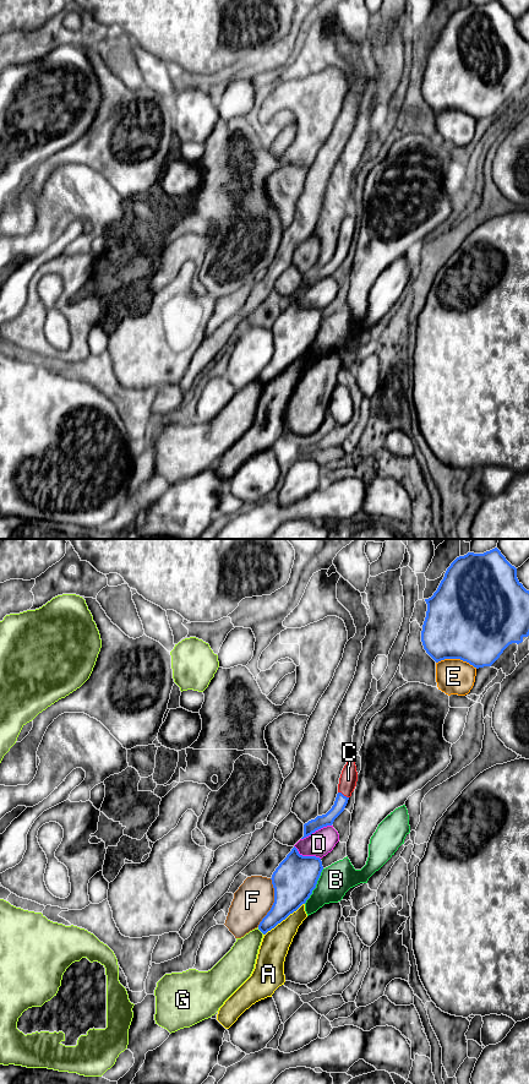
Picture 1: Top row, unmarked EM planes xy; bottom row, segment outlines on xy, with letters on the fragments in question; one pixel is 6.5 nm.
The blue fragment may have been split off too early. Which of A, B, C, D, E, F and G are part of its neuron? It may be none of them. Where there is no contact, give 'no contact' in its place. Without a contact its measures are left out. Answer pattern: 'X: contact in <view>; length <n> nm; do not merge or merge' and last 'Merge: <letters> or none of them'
A: contact in xy; length 340 nm; do not merge
B: contact in xy; length 260 nm; do not merge
C: contact in xy; length 80 nm; merge
D: contact in xy; length 220 nm; do not merge
E: contact in xy; length 280 nm; do not merge
F: contact in xy; length 340 nm; do not merge
G: contact in xy; length 60 nm; do not merge
Merge: C

